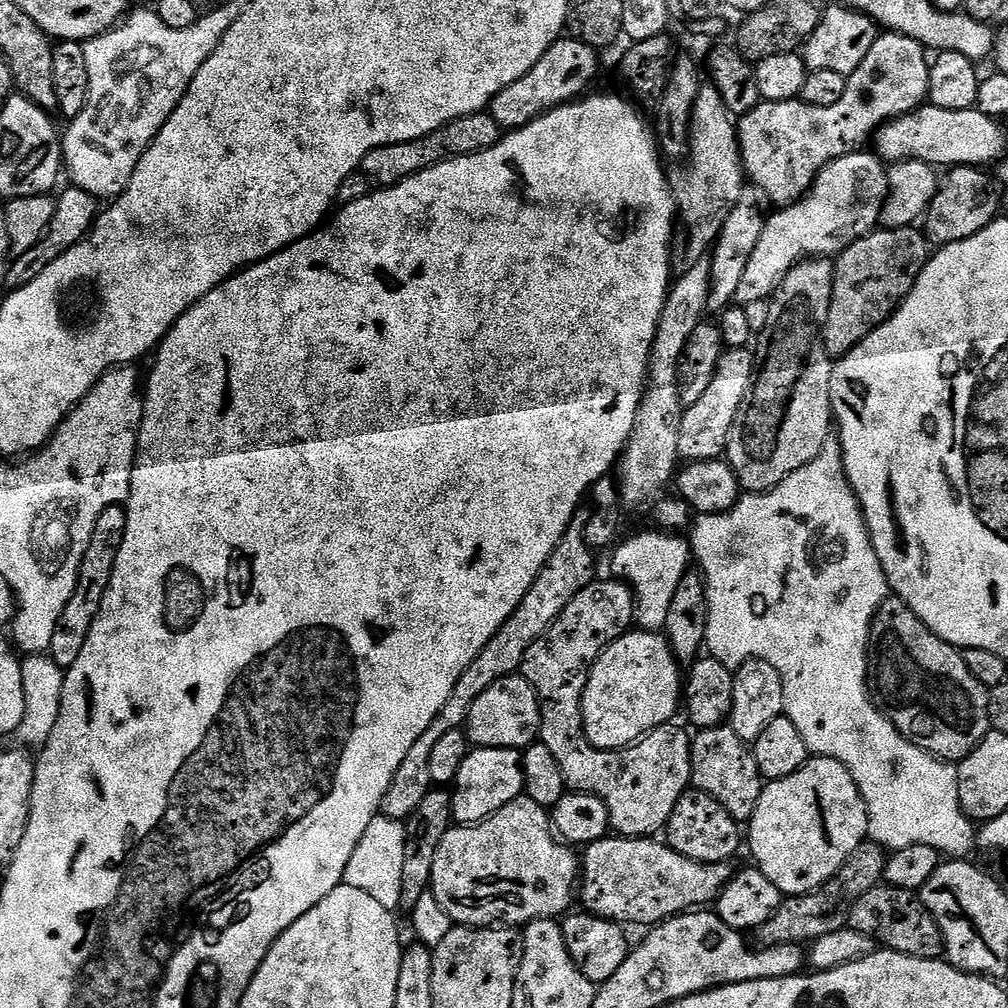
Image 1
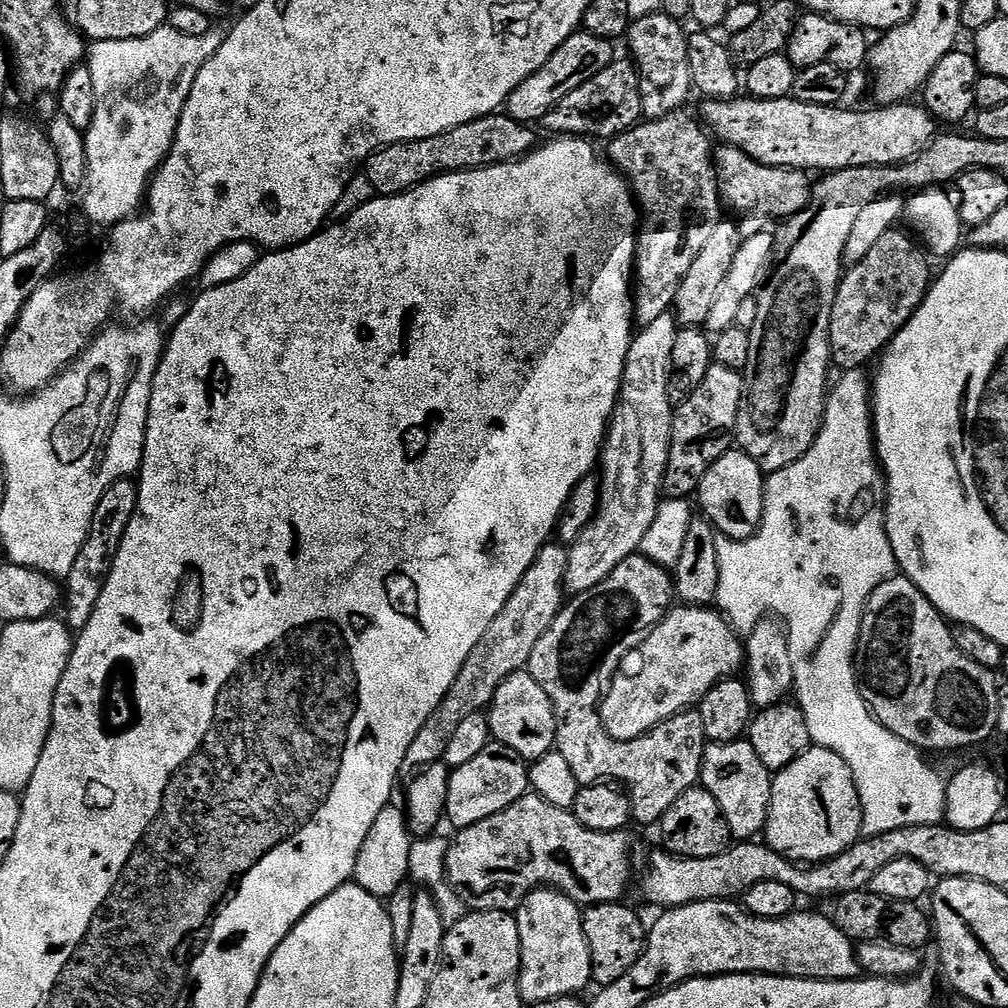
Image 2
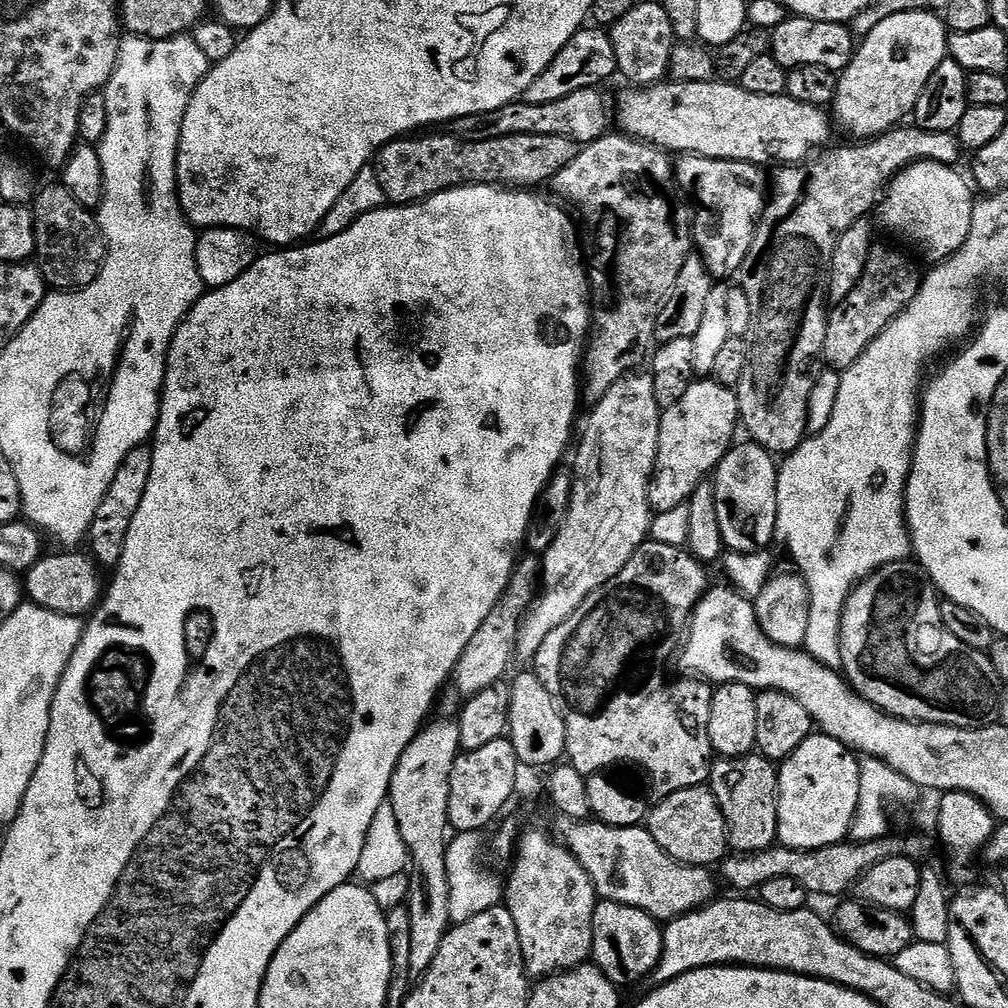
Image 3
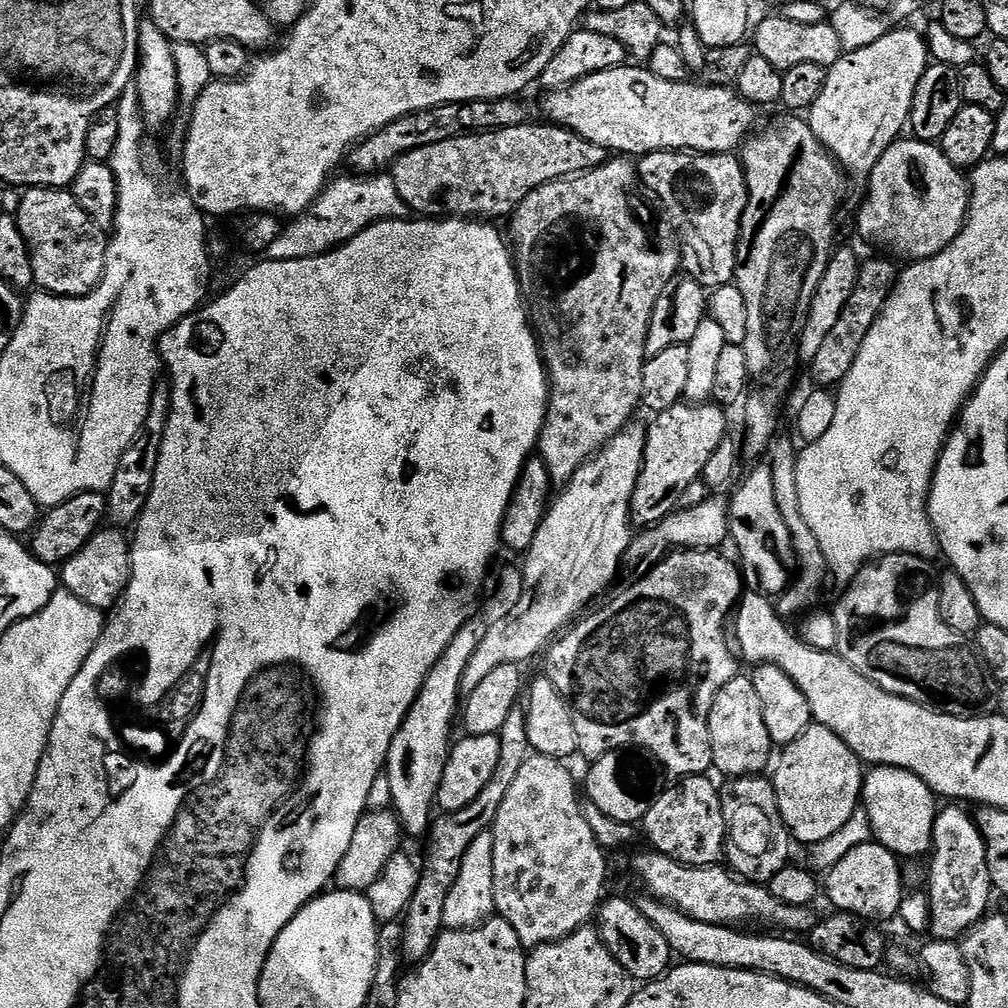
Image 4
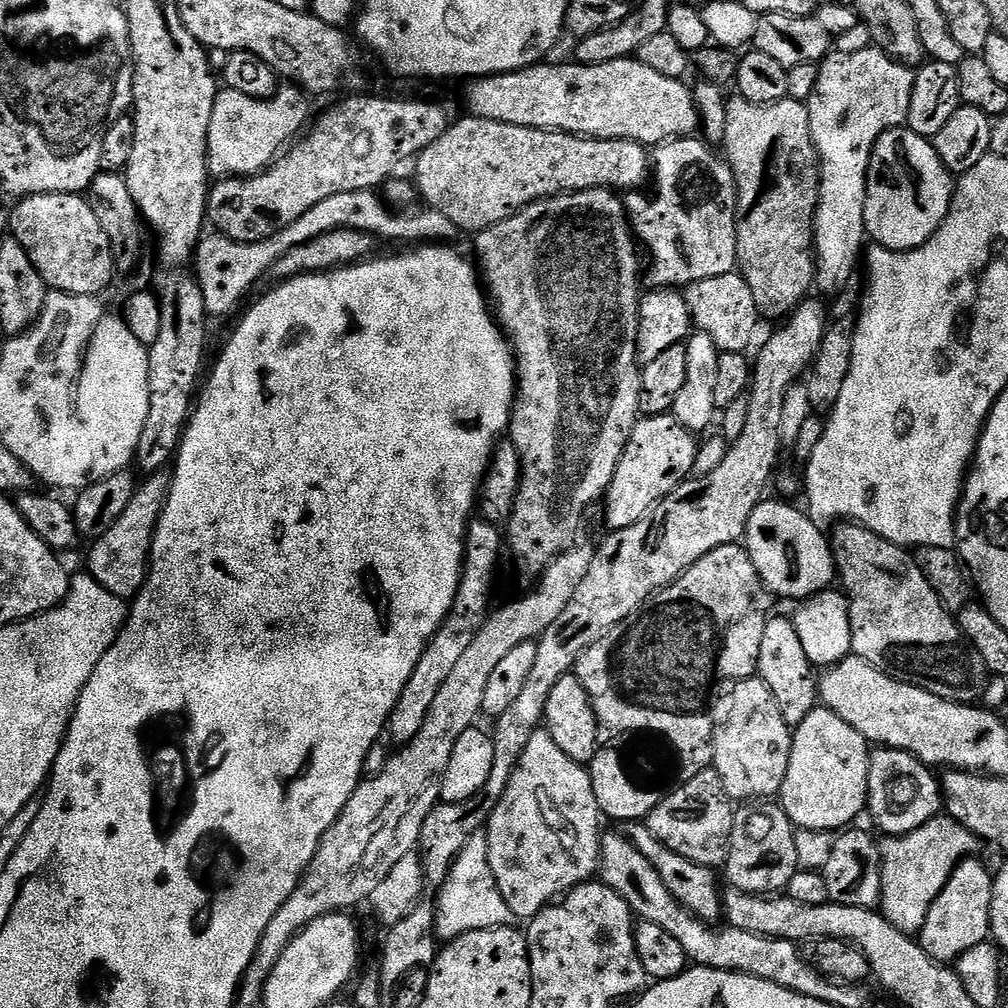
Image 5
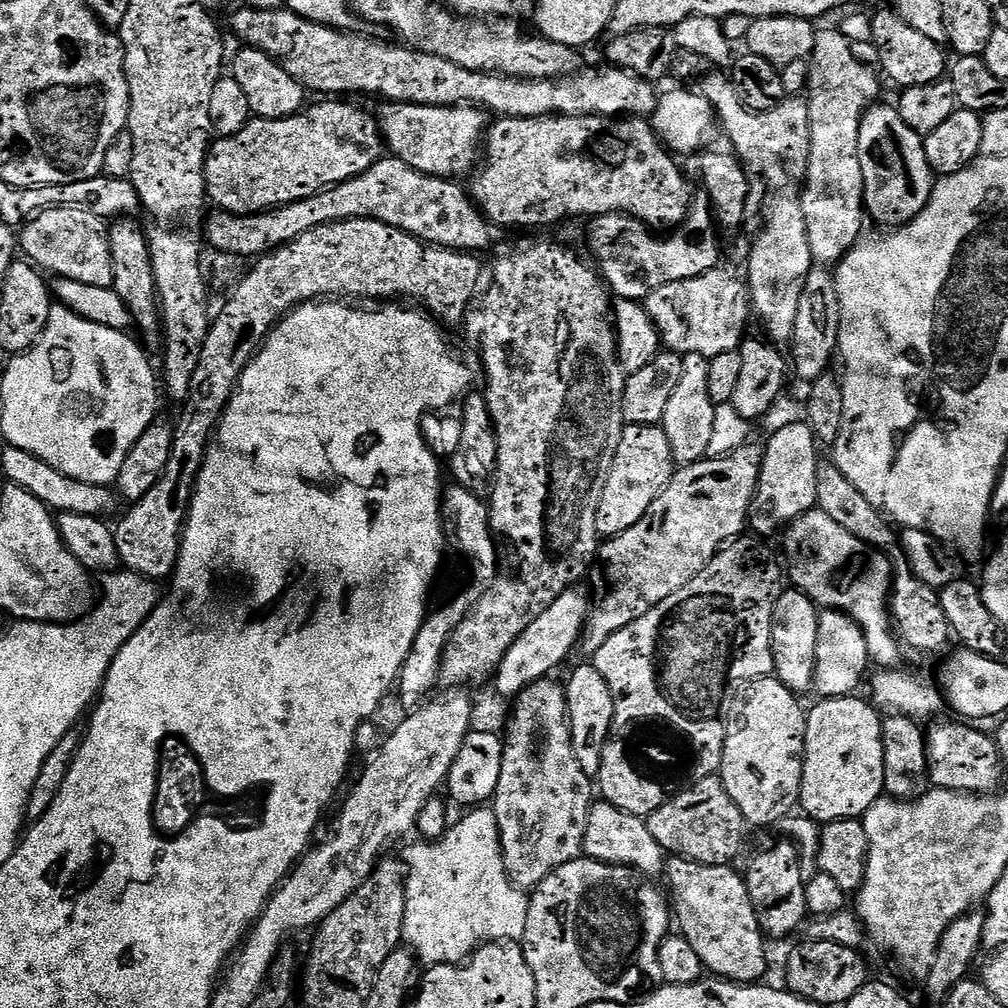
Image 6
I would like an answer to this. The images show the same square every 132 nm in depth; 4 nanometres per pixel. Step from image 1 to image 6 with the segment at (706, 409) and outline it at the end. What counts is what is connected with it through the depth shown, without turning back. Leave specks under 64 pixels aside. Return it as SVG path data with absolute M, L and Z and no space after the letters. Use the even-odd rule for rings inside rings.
M625 424L618 450L614 450L614 466L610 466L606 490L602 490L602 502L598 502L597 537L611 538L630 530L630 526L638 526L638 522L642 522L642 514L650 510L654 498L666 490L673 471L672 451L663 427L654 424Z

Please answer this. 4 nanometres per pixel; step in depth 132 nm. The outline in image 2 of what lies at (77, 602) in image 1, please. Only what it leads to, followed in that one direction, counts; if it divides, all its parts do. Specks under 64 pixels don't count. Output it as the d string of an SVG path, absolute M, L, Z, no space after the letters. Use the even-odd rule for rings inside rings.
M135 479L119 480L102 494L102 502L98 502L98 510L94 510L94 518L90 522L90 530L86 534L86 542L82 550L78 550L78 559L70 574L63 581L62 613L69 629L79 630L90 622L90 614L98 606L98 598L102 598L102 588L106 586L110 570L114 566L114 558L118 554L118 546L122 546L122 538L126 534L126 526L130 526L130 518L134 518L138 506L140 489Z

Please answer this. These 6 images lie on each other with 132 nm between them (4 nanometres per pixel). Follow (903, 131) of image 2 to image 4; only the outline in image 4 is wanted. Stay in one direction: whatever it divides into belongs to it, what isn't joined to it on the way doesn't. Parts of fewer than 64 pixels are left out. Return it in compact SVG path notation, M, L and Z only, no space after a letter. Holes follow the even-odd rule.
M621 66L590 74L565 88L553 88L544 100L551 123L577 132L609 153L639 158L648 152L686 151L693 154L732 154L748 139L756 124L757 109L731 87L713 88L707 82L666 82L644 66Z

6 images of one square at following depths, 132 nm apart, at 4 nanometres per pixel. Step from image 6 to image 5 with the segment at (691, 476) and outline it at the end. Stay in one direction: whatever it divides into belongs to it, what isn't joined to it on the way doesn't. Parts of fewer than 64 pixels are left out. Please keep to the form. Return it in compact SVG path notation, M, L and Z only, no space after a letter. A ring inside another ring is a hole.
M812 299L801 300L791 316L781 323L784 325L761 346L756 360L754 356L752 382L746 393L748 402L746 427L743 428L742 434L738 434L736 440L731 441L726 458L722 458L722 466L717 466L711 474L685 480L678 486L678 490L671 492L650 515L642 518L642 522L634 526L626 526L626 530L609 531L608 537L600 545L595 545L590 570L586 570L586 578L578 582L578 590L574 590L574 598L566 602L566 610L562 610L562 614L558 614L558 618L554 618L554 622L550 622L550 626L546 626L546 630L538 637L534 666L530 666L530 675L522 686L522 694L518 694L518 699L511 704L510 710L506 710L506 714L495 717L493 724L496 725L490 728L490 735L494 742L494 770L490 770L490 778L486 778L486 786L482 786L482 790L478 790L478 794L474 794L472 800L436 804L434 810L426 814L426 822L422 822L418 855L420 866L424 869L425 889L439 890L444 885L458 854L462 854L466 842L470 842L472 835L487 825L492 811L498 806L498 802L502 802L502 794L506 794L506 786L514 770L520 765L522 750L526 750L530 738L534 738L534 734L541 731L546 702L550 698L550 690L554 682L558 682L558 678L569 675L575 669L578 658L599 636L606 635L610 629L618 626L618 622L634 614L634 610L642 607L656 592L661 592L666 586L673 584L686 569L694 566L694 562L698 562L698 558L710 554L710 550L718 550L718 546L743 541L744 532L750 522L750 514L754 514L761 500L765 499L767 492L764 491L767 490L768 483L770 485L773 483L772 471L780 460L780 452L782 453L778 429L782 423L782 405L786 402L786 390L790 390L790 386L797 383L816 361L816 355L822 346L822 338L830 323L828 308L823 304L825 301Z

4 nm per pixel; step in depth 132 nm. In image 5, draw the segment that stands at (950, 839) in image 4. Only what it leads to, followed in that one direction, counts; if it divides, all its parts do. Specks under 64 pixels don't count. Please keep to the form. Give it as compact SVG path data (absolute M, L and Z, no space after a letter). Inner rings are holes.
M965 858L950 874L942 894L930 906L926 922L920 927L918 943L920 949L932 960L945 966L955 965L966 950L985 943L989 939L992 926L992 881L993 873L988 873L980 858Z

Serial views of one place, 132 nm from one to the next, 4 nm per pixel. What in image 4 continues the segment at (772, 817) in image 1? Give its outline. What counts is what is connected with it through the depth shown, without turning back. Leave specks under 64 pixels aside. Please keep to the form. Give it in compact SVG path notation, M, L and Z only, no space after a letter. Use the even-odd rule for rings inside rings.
M813 722L795 742L787 745L781 752L784 753L781 756L779 753L774 764L776 773L771 773L770 779L778 798L778 810L793 841L800 843L801 840L807 846L815 846L830 838L830 834L838 834L838 830L846 828L850 814L854 814L854 810L861 807L861 792L866 773L865 765L854 754L854 750L850 750L850 746L846 746L846 742L842 742L842 738L834 734L834 730Z

